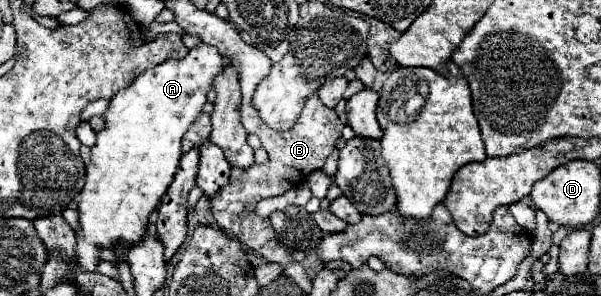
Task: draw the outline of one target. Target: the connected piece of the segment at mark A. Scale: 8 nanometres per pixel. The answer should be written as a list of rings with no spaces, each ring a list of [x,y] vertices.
[[[197,45],[195,49],[189,51],[189,55],[181,61],[169,61],[161,63],[145,73],[141,73],[127,89],[117,91],[111,101],[107,111],[103,113],[105,127],[97,135],[97,143],[91,149],[91,163],[87,165],[85,171],[85,185],[79,193],[79,229],[75,231],[77,239],[77,263],[81,271],[95,273],[97,263],[101,261],[99,249],[113,249],[113,247],[133,247],[141,243],[141,239],[147,235],[147,225],[149,217],[153,211],[159,207],[161,197],[165,195],[167,187],[171,185],[179,159],[183,155],[181,151],[181,139],[193,119],[201,113],[205,101],[207,101],[207,91],[213,85],[213,77],[221,73],[223,69],[223,57],[219,51],[211,45]]]

